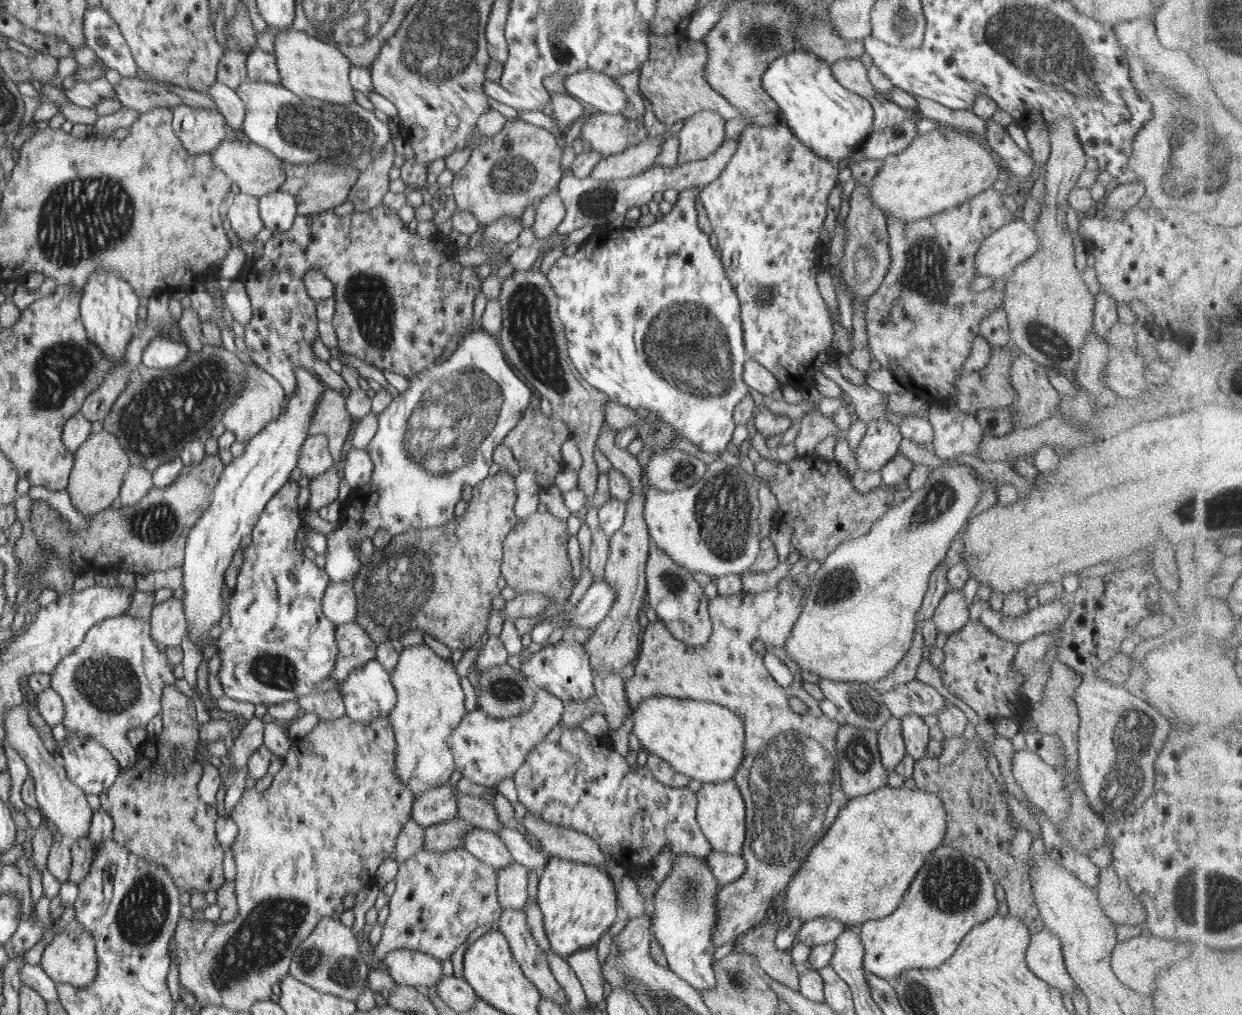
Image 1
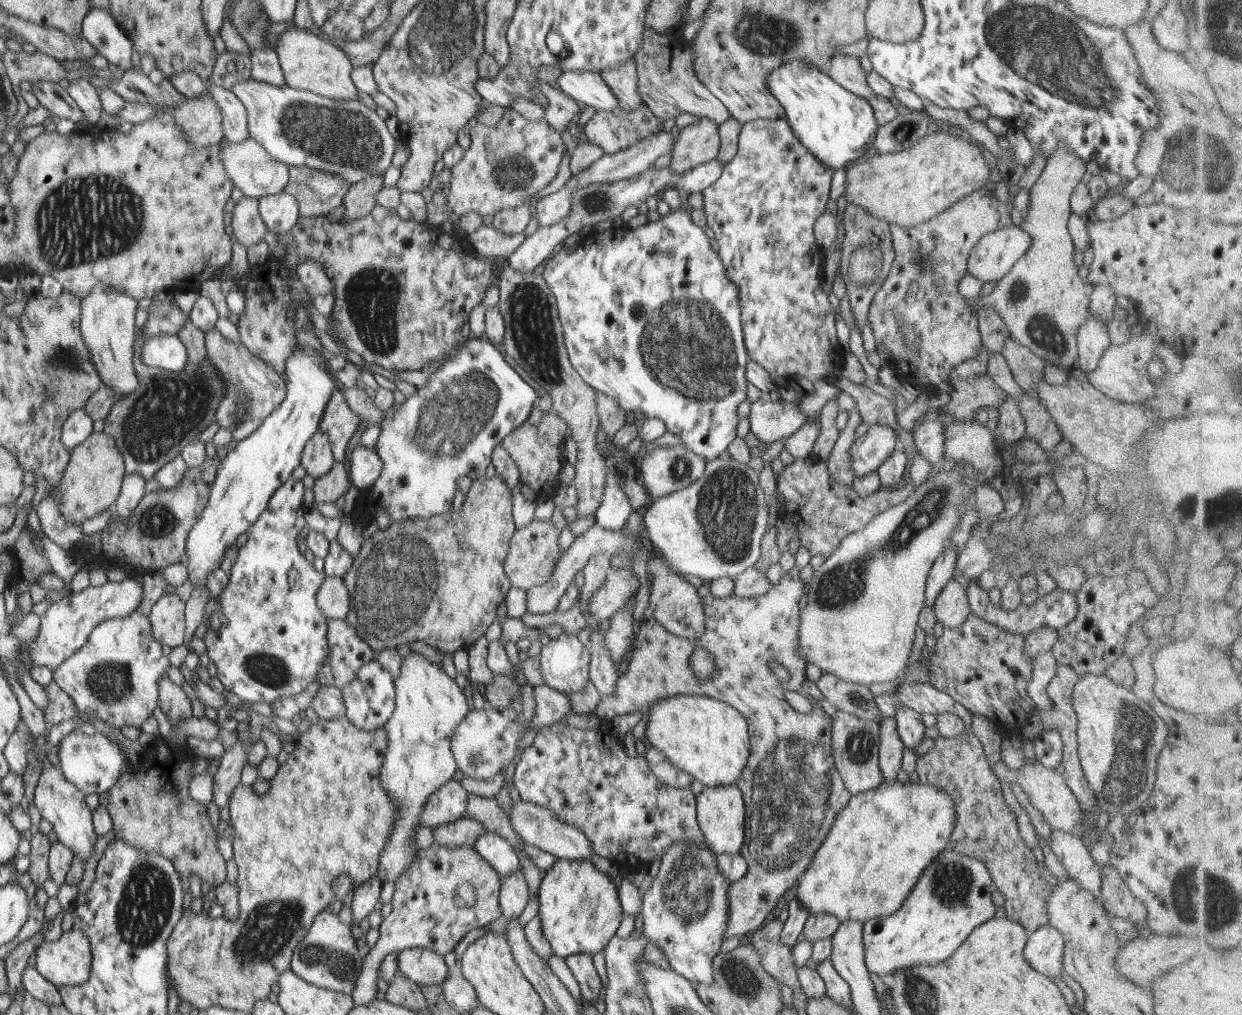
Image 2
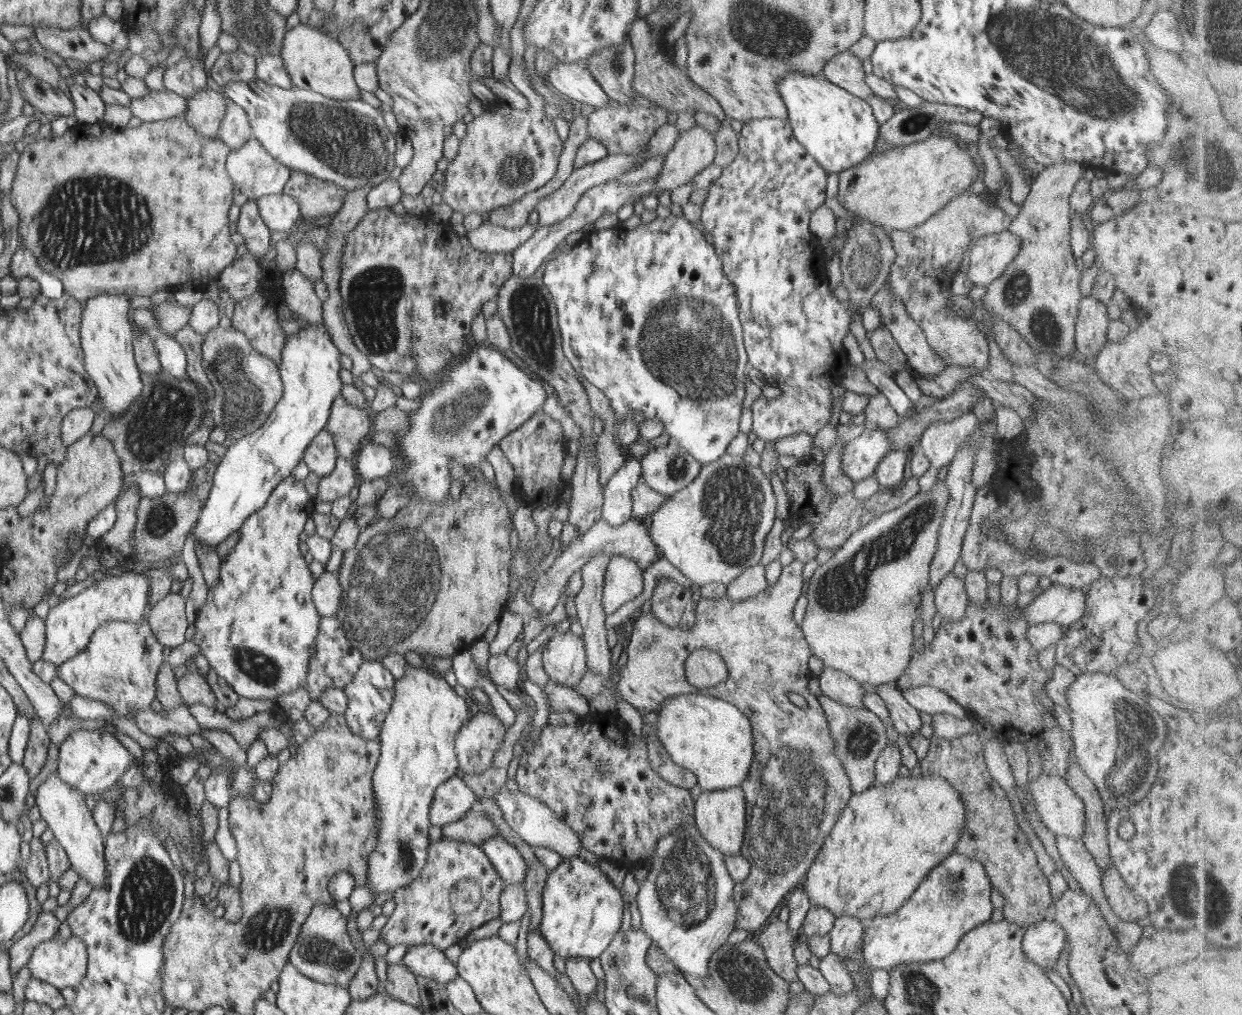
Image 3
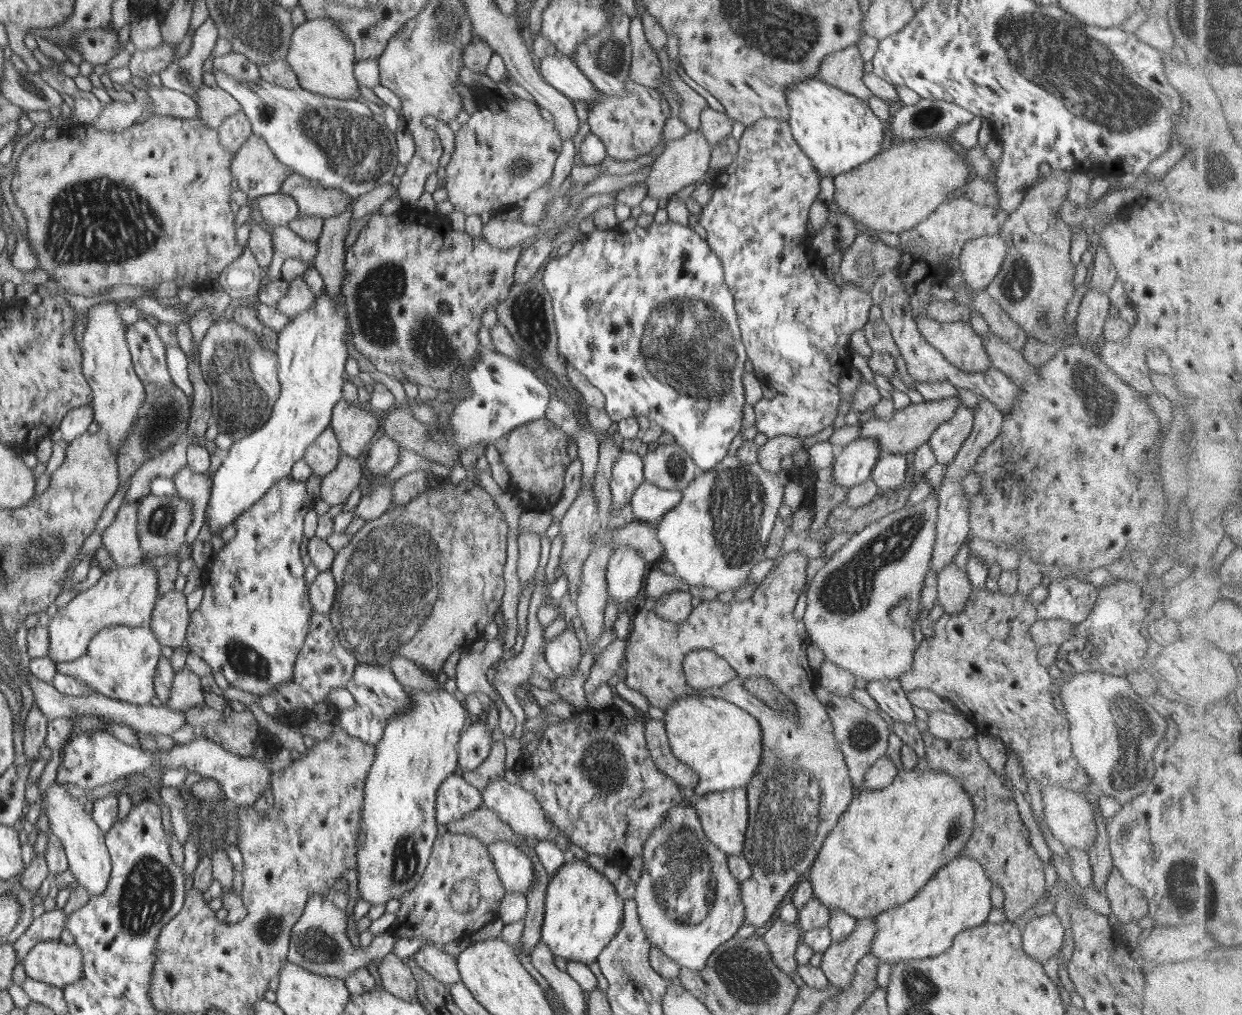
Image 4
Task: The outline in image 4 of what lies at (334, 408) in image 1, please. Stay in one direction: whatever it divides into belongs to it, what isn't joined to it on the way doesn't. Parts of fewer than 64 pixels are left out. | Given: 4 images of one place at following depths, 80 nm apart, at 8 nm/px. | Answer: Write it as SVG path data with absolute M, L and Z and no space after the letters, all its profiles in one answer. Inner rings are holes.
M341 399L333 407L328 428L336 434L341 455L361 459L371 446L371 438L379 429L378 421L379 418L372 411Z

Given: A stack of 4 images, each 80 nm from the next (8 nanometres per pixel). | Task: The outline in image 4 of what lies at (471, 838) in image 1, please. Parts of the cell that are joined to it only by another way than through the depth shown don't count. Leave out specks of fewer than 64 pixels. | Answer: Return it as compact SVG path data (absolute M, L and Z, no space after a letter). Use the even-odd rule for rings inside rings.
M505 842L486 845L497 876L507 892L521 893L534 883L533 865L519 848Z

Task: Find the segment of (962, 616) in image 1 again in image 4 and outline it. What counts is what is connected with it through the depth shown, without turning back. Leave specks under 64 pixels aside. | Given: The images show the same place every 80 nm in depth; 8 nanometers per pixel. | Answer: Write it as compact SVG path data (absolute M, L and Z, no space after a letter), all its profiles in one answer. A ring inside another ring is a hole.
M953 560L936 573L936 602L944 614L961 612L972 589L965 569L959 569Z

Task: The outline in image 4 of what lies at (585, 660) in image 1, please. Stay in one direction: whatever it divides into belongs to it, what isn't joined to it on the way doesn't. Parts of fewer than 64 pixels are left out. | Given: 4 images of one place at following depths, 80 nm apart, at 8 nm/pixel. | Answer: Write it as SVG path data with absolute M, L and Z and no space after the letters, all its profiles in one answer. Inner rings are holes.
M564 630L542 648L547 666L557 677L569 677L579 664L582 652L574 630Z

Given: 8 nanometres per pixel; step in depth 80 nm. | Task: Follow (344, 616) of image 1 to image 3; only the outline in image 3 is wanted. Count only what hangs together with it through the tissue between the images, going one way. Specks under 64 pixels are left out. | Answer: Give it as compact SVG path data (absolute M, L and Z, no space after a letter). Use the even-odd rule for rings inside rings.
M325 571L313 585L312 600L321 617L338 616L344 607L343 595L343 588L338 584L336 574Z

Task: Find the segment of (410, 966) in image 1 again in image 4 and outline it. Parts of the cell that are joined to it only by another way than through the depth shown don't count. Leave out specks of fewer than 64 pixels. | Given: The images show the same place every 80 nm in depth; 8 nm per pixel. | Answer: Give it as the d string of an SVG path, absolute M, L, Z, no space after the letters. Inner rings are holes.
M427 942L411 956L421 970L436 981L449 986L459 981L456 957L443 952L442 946Z

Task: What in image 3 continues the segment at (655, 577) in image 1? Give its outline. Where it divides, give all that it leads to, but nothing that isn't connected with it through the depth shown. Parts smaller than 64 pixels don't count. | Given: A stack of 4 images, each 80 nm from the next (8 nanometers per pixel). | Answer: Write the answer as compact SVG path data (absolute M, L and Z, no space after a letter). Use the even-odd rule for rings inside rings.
M658 582L652 590L650 612L673 629L693 626L696 603L691 601L691 594L692 589L679 589L669 582Z

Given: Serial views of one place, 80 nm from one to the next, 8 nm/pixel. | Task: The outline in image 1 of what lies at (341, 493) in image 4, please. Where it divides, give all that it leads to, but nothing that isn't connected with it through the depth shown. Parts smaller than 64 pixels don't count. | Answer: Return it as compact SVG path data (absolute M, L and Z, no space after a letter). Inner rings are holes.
M333 464L321 475L314 476L308 482L308 509L317 511L321 506L327 506L337 497L339 486L338 464Z

